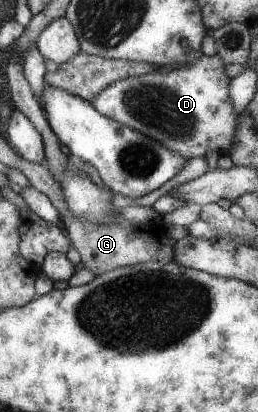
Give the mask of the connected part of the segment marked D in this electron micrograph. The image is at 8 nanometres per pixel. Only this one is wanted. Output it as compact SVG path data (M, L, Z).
M202 54L197 62L192 62L189 66L174 66L173 69L165 72L162 72L160 68L154 72L109 83L109 86L102 89L91 104L103 116L108 116L119 124L124 124L126 127L156 140L165 148L178 152L186 158L204 158L208 151L217 153L218 157L228 156L237 130L236 116L238 115L233 110L233 104L230 103L228 95L230 80L225 72L225 64L218 54L212 56Z

